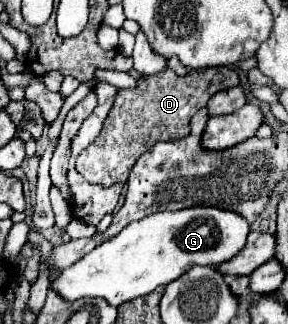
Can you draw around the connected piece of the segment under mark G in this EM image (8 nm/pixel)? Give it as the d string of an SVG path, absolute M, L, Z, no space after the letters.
M189 207L181 211L161 211L151 213L139 221L129 223L117 237L103 241L99 247L95 247L91 253L81 257L77 263L67 267L55 281L53 291L57 291L65 301L77 301L83 297L101 297L107 303L119 307L125 301L131 301L135 297L147 295L159 285L167 285L181 277L191 265L221 265L223 261L229 261L243 249L245 239L249 233L249 223L243 221L237 213L223 211L217 207Z

